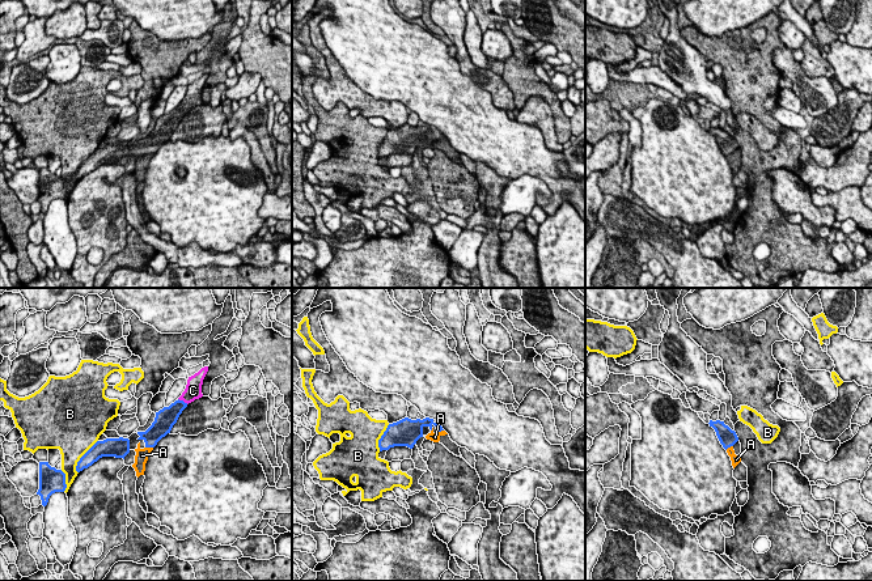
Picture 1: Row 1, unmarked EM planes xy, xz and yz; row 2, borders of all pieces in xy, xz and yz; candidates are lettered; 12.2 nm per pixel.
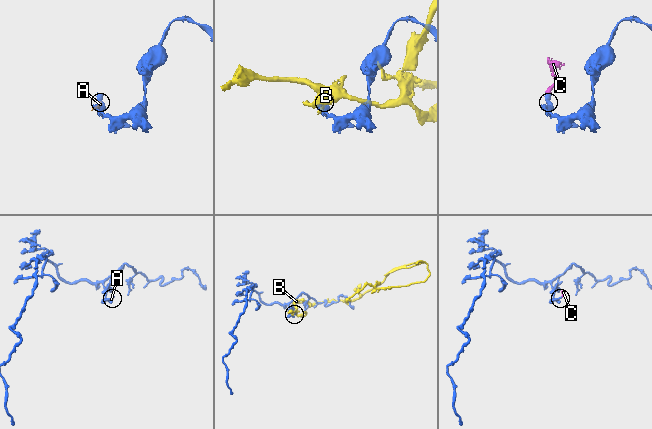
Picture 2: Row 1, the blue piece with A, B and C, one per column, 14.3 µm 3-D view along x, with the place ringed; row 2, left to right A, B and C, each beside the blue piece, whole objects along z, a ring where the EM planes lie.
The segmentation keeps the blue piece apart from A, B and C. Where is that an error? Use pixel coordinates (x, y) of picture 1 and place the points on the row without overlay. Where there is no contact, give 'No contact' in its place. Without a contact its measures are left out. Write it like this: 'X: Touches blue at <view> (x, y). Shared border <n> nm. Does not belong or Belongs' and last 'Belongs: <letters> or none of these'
A: Touches blue at xy (149, 153). Shared border 100 nm. Does not belong
B: Touches blue at xy (81, 164). Shared border 480 nm. Does not belong
C: Touches blue at xy (182, 107). Shared border 140 nm. Belongs
Belongs: C

